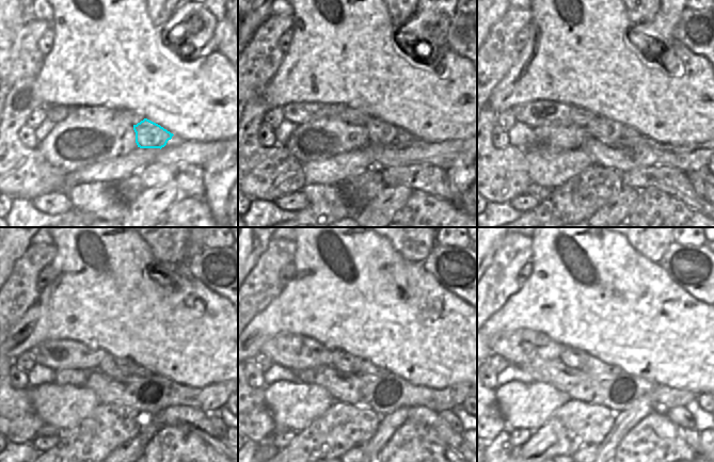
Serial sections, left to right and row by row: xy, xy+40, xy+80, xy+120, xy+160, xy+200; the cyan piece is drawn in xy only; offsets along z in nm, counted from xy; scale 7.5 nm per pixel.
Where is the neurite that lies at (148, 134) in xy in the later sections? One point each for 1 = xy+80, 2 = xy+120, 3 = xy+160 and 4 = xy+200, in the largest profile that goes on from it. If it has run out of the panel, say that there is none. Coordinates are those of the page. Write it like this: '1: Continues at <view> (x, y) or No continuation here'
1: Continues at xy+80 (604, 130)
2: Continues at xy+120 (117, 367)
3: Continues at xy+160 (343, 362)
4: Continues at xy+200 (593, 366)

